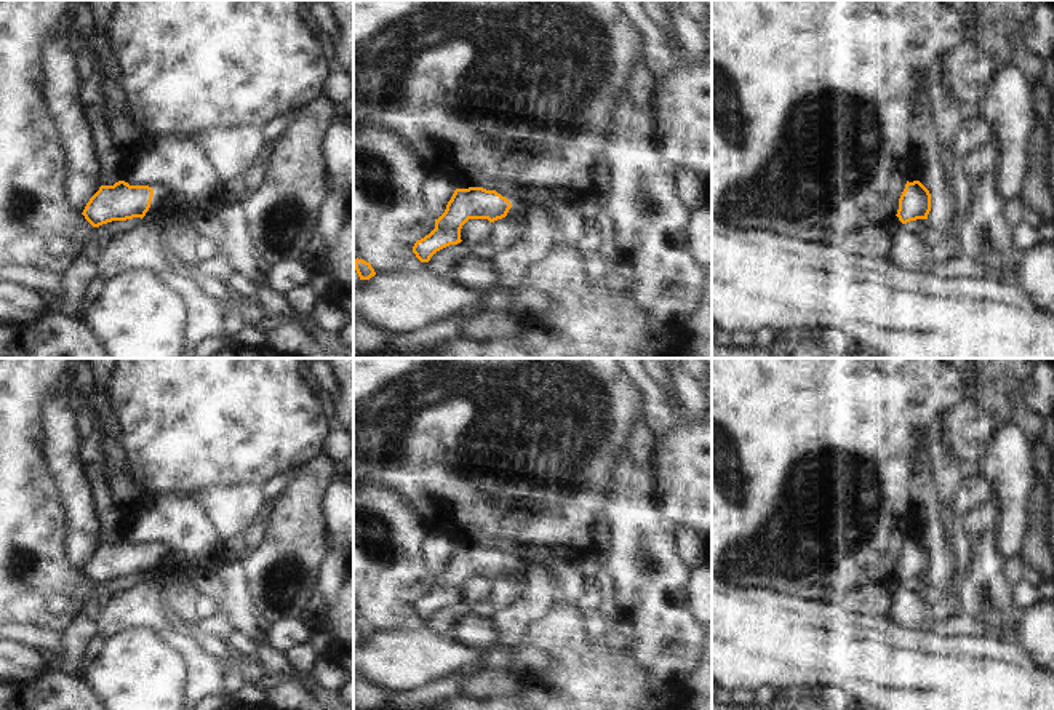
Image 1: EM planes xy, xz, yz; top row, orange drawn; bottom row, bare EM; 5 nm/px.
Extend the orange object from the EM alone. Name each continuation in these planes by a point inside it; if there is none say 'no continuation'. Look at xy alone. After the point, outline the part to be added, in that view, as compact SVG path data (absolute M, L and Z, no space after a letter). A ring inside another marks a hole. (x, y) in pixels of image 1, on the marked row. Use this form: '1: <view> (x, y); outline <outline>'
no continuation

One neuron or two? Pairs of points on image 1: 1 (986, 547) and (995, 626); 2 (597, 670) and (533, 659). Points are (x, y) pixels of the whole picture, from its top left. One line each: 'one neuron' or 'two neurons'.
1: one neuron
2: two neurons

